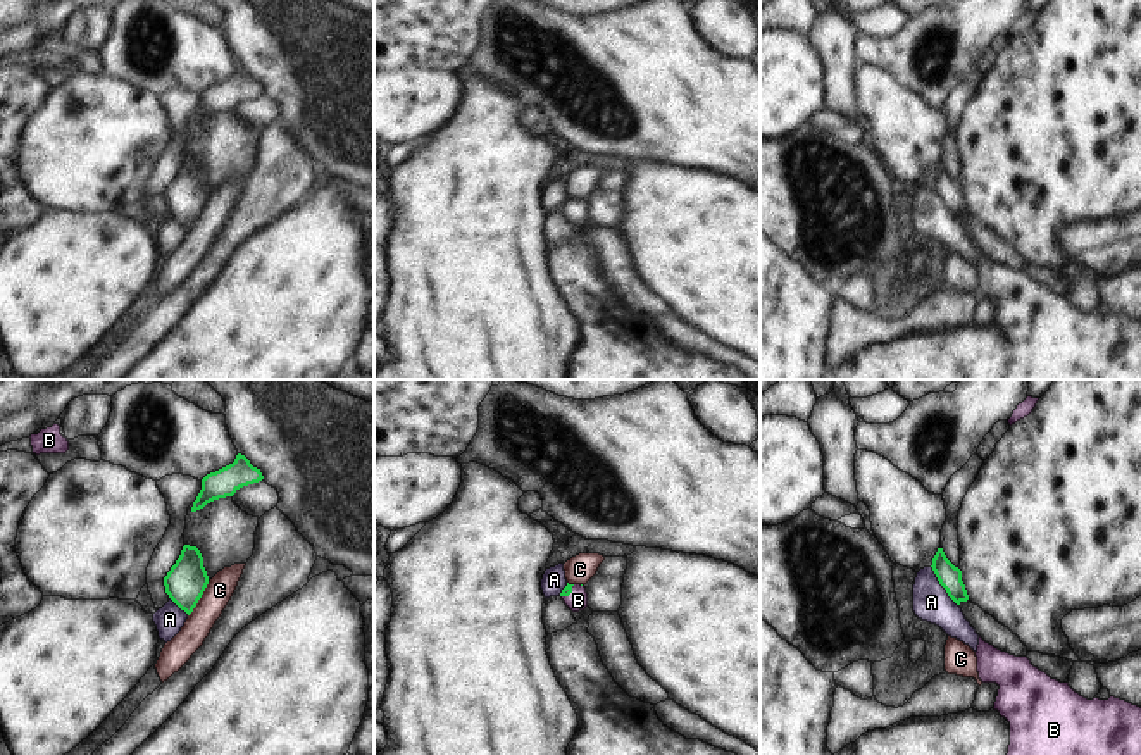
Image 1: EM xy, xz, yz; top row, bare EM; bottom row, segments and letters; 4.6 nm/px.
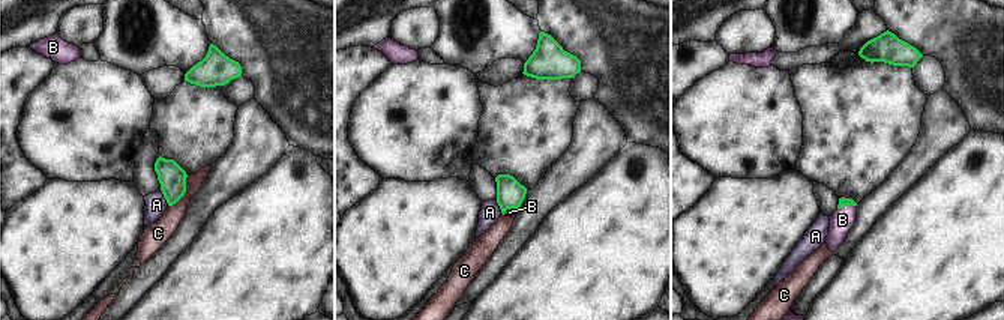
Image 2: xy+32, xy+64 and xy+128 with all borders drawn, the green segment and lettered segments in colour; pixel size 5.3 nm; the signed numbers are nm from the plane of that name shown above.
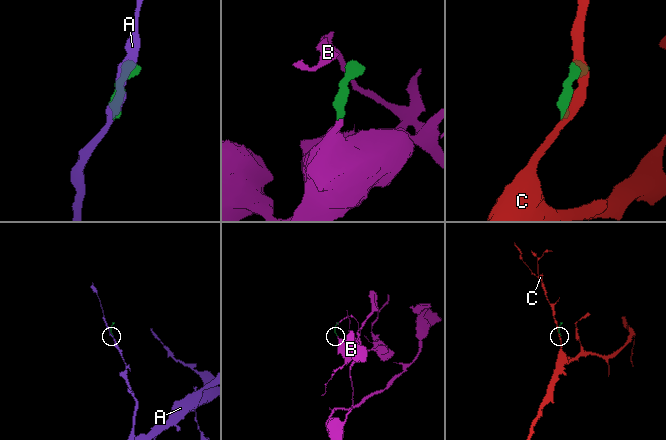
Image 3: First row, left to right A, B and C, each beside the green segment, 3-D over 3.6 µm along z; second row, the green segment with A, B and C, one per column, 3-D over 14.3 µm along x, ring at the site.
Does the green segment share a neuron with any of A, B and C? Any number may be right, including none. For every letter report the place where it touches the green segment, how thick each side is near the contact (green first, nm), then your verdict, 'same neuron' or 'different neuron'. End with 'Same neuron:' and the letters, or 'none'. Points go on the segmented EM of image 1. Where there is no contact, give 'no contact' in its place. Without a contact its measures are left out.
A: yz (941, 585) | 110/170 nm | different neuron
B: xz (569, 593) | 50/100 nm | same neuron
C: xy (200, 597) | 190/130 nm | different neuron
Same neuron: B

